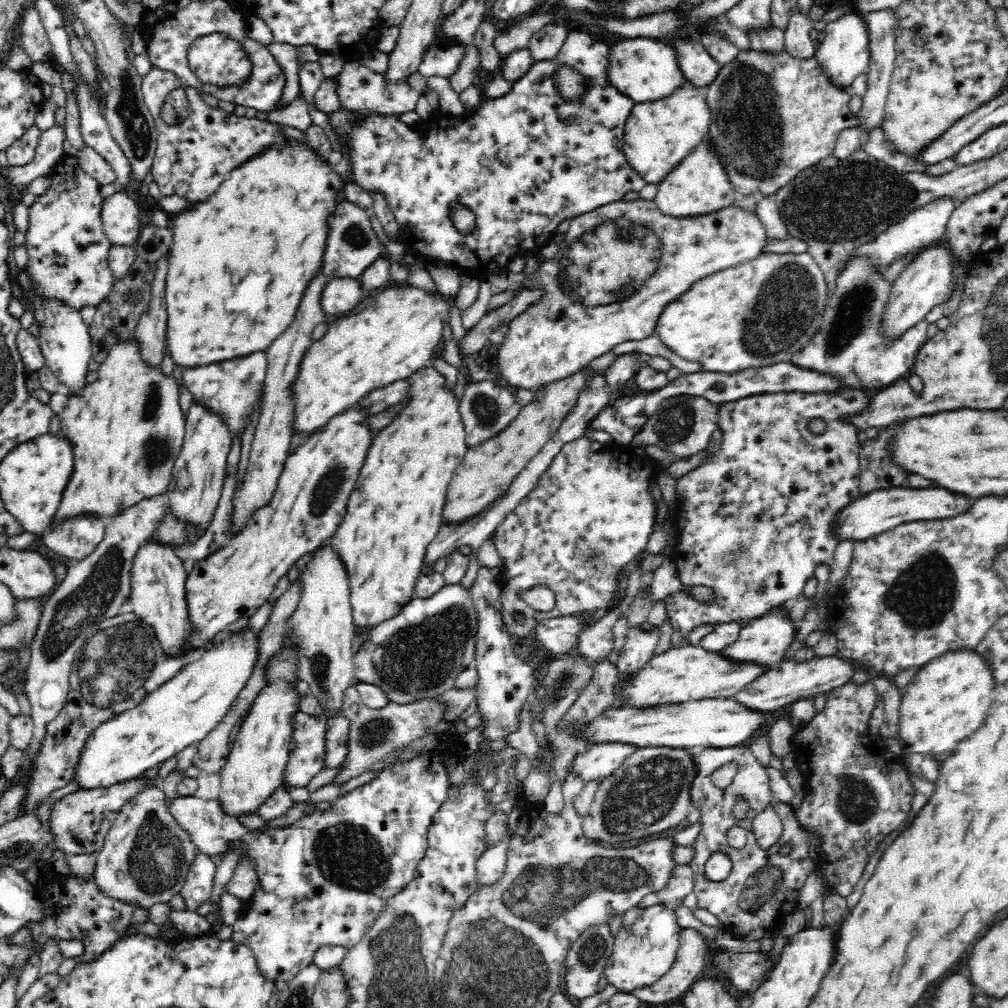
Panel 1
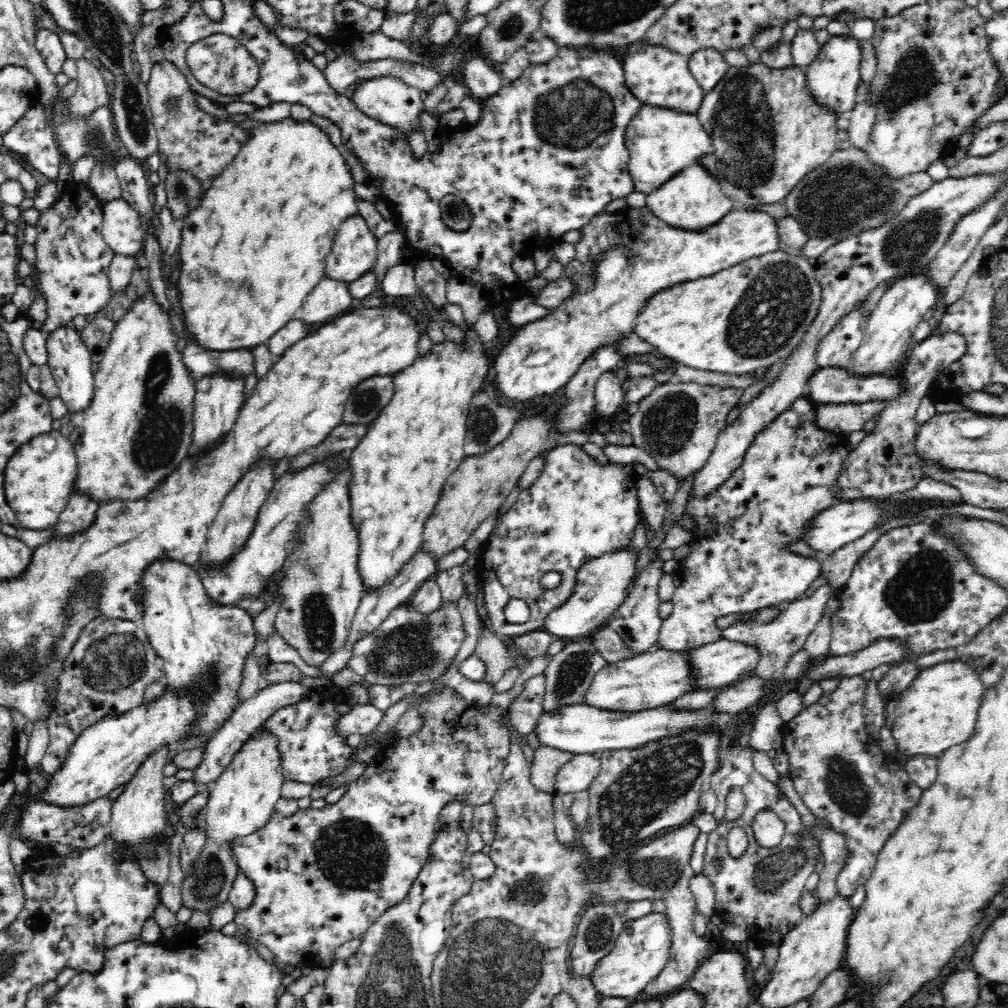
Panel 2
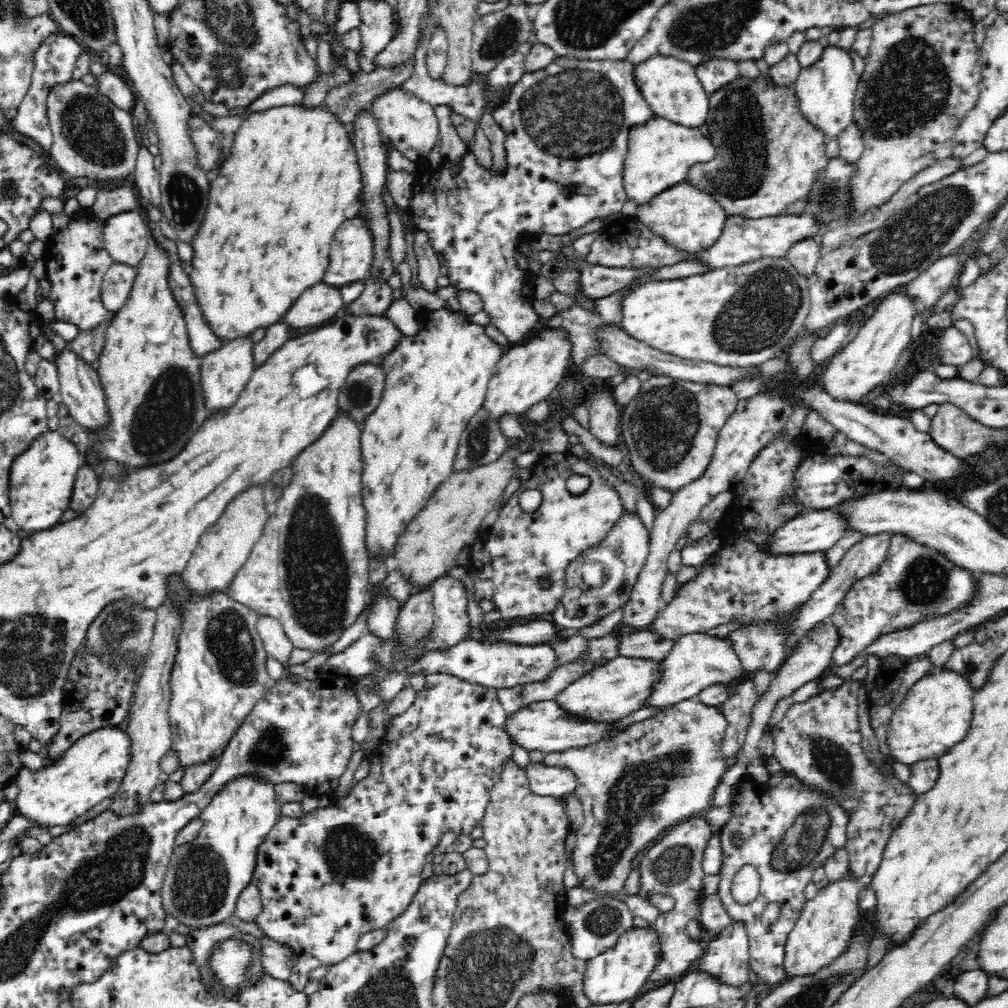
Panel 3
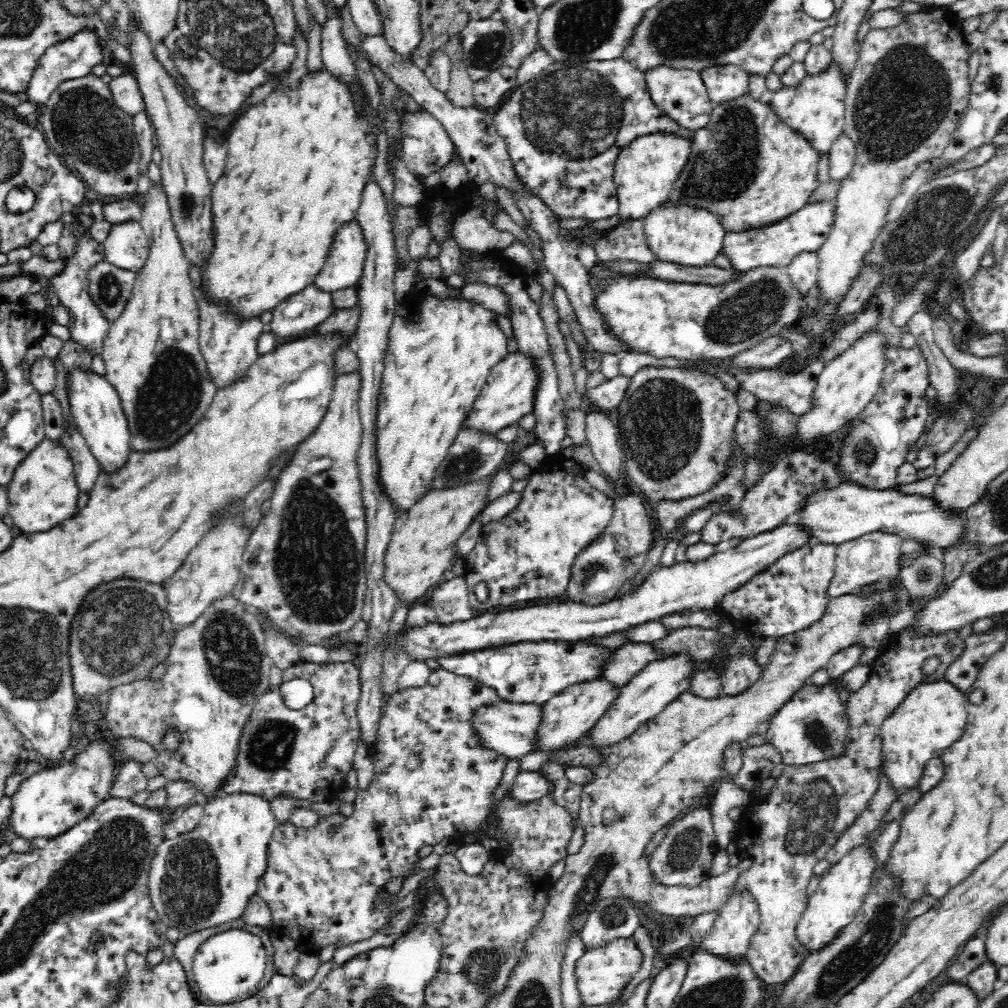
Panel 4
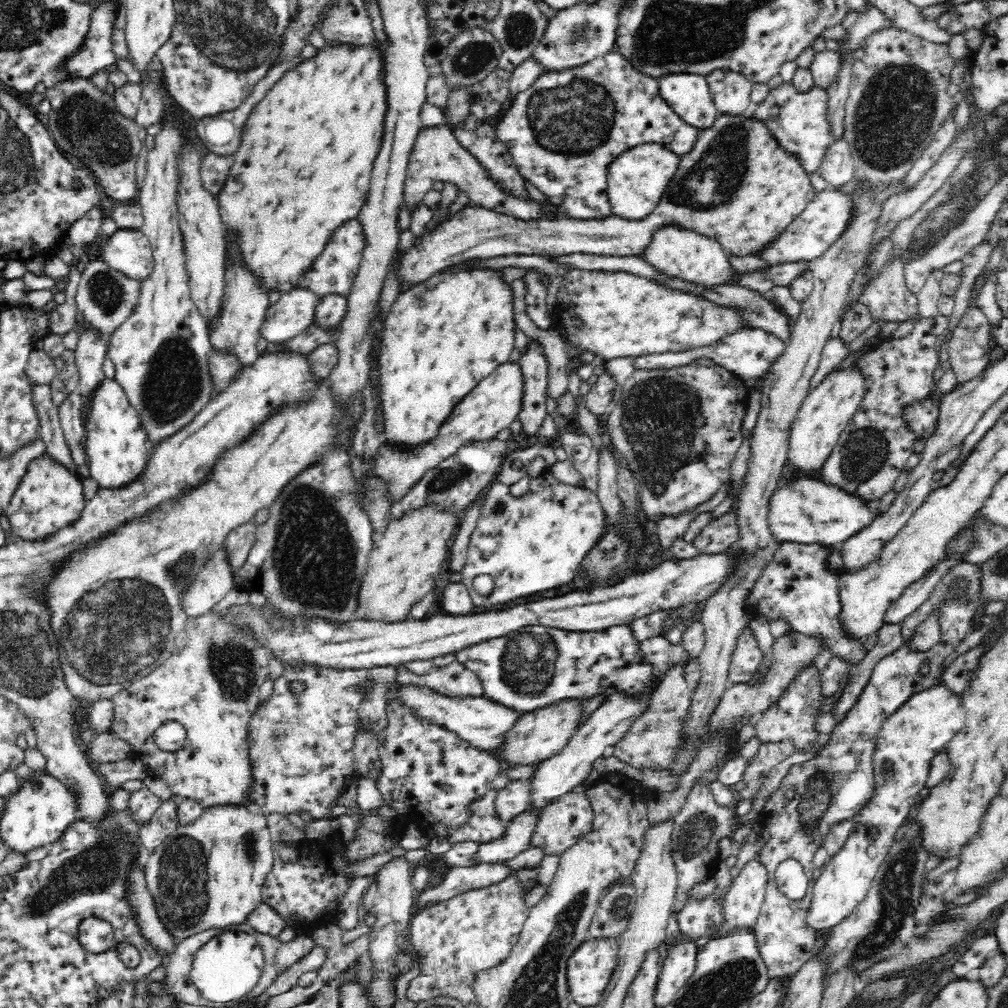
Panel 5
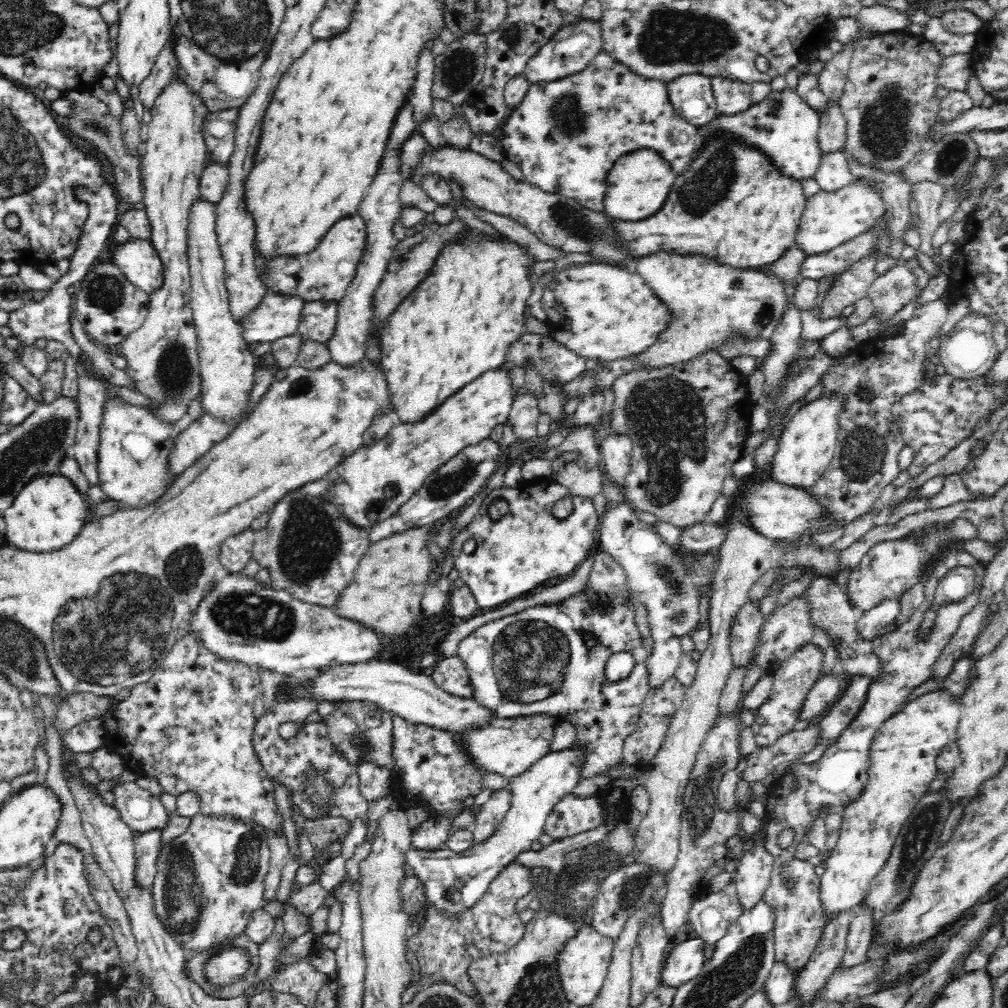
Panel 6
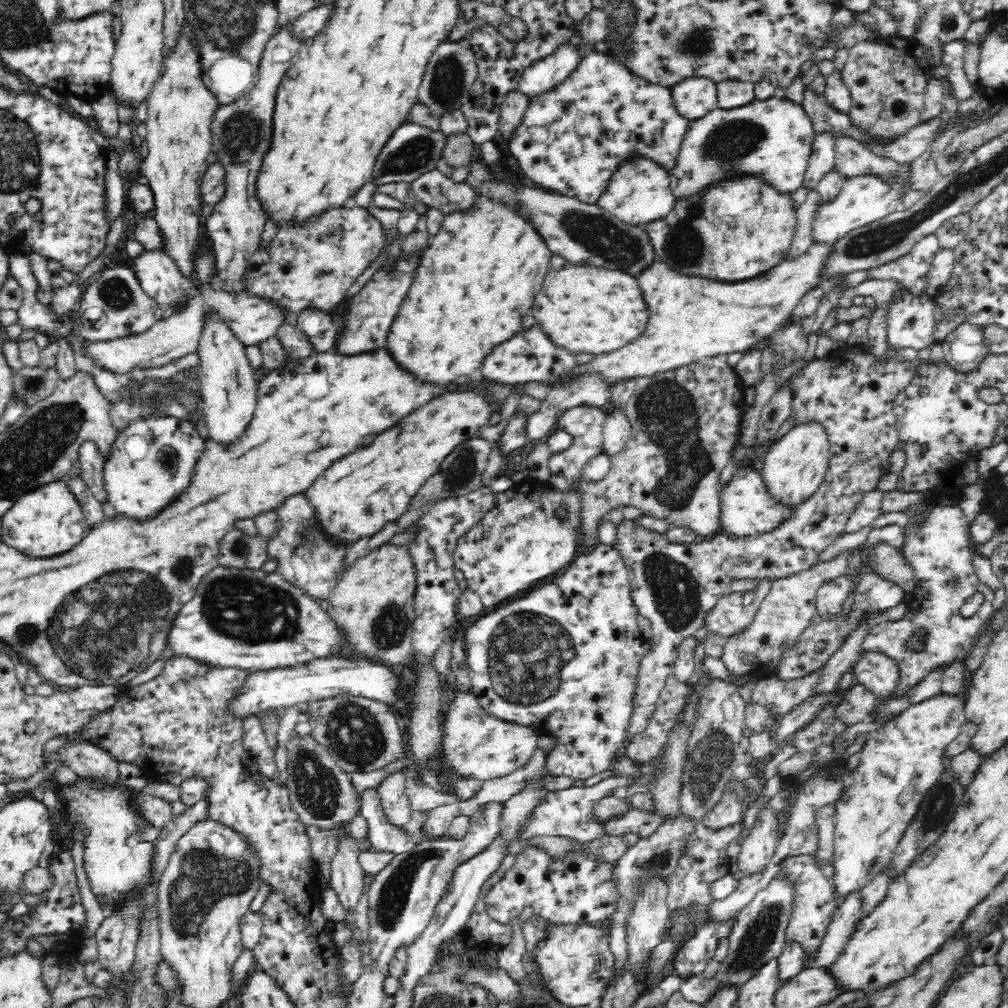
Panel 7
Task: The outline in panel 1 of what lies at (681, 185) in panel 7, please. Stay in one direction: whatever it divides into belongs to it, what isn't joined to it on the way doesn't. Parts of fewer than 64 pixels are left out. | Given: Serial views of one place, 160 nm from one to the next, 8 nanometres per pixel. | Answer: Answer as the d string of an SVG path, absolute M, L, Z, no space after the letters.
M850 9L847 16L827 24L824 28L824 39L817 45L813 56L825 74L825 78L832 86L850 90L856 76L869 70L869 36L865 24L862 23L862 14Z

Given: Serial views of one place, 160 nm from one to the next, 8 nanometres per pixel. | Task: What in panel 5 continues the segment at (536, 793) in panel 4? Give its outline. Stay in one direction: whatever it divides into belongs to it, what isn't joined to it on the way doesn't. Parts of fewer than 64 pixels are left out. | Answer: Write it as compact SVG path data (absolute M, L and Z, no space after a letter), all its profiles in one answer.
M516 780L507 784L504 789L500 789L495 794L494 808L498 815L498 820L506 824L518 816L529 803L529 781Z

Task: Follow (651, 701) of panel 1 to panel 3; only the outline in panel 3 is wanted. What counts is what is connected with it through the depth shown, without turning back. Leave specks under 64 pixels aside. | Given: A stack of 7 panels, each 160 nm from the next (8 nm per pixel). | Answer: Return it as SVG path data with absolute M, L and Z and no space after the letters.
M619 654L609 660L608 664L584 674L582 678L564 688L554 698L554 703L560 707L562 715L578 723L614 724L632 712L644 708L644 702L652 692L652 684L658 680L660 671L659 661L628 658Z

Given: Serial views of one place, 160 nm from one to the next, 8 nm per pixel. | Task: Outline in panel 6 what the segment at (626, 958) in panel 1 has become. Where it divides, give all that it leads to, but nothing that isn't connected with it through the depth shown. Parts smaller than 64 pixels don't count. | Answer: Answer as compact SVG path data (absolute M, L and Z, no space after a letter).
M582 923L571 937L562 945L556 955L556 971L565 999L576 1006L588 1006L593 1003L602 988L611 961L615 939L609 939L598 932L591 924Z

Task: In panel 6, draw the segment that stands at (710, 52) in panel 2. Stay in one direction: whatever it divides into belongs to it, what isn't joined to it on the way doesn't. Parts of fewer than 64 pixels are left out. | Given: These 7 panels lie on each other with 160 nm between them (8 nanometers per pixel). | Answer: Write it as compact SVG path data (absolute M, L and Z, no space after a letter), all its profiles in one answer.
M711 78L711 83L720 114L742 112L753 105L752 83L725 78Z

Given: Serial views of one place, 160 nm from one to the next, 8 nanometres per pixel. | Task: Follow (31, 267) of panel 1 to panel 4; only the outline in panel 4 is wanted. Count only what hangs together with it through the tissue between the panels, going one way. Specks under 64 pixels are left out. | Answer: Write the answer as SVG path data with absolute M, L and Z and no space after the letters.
M81 232L77 236L72 256L65 261L66 267L56 276L50 278L60 303L66 306L69 312L69 333L71 340L89 355L100 356L104 351L106 336L111 323L108 322L96 308L88 294L88 270L96 266L96 262L102 262L104 251L102 244L89 236L87 232Z

